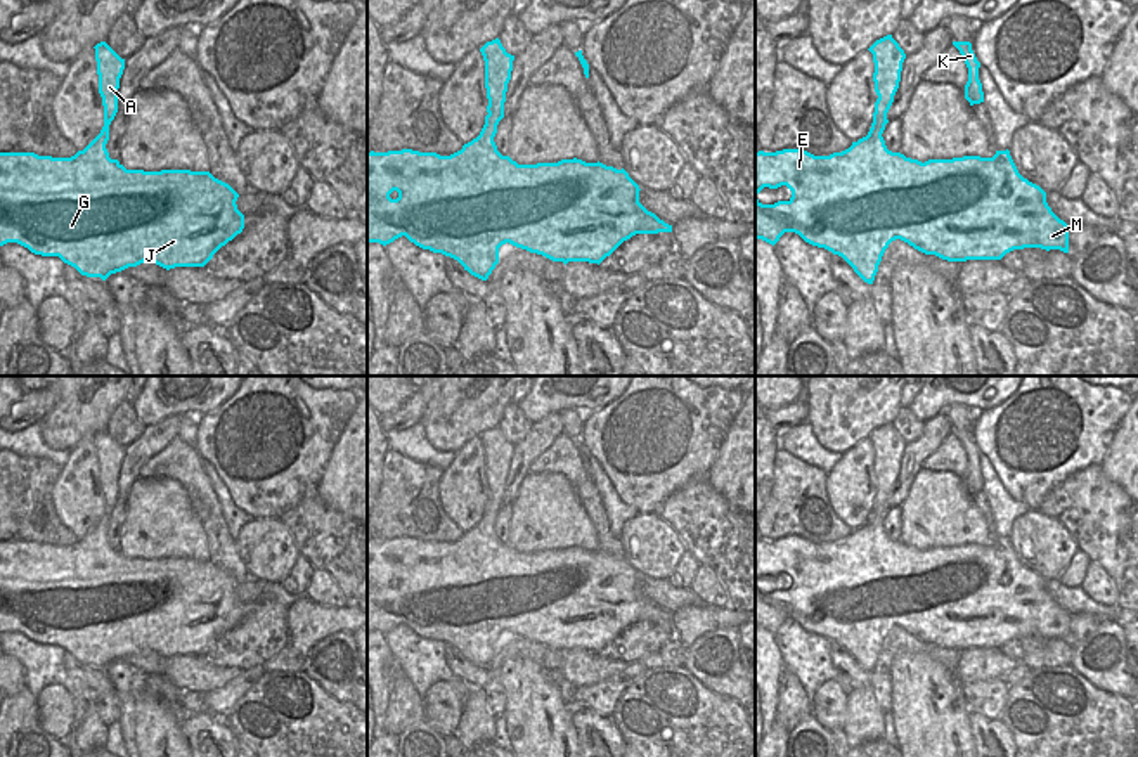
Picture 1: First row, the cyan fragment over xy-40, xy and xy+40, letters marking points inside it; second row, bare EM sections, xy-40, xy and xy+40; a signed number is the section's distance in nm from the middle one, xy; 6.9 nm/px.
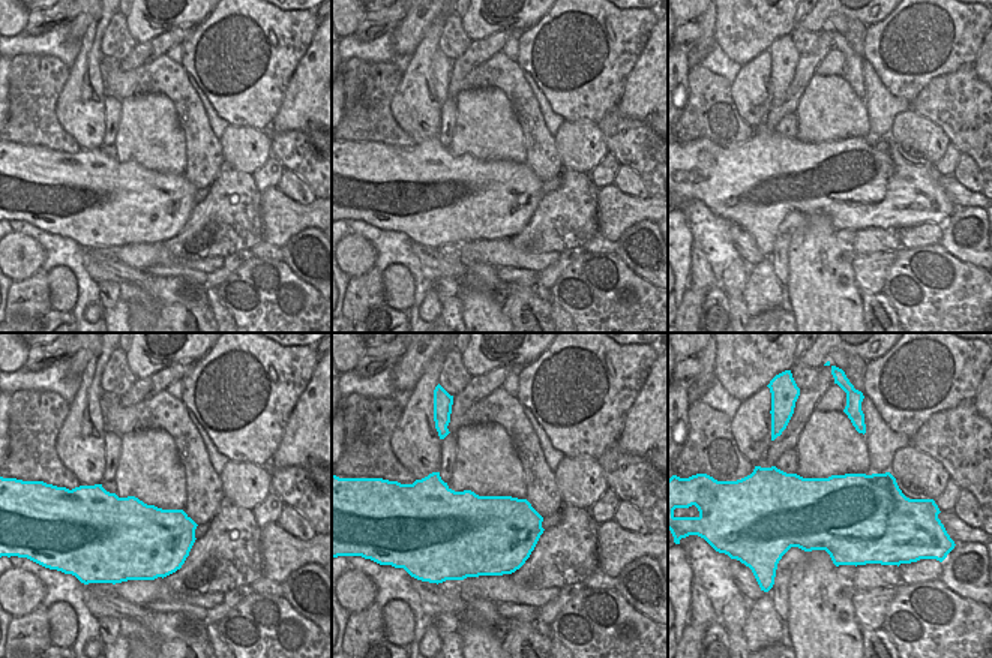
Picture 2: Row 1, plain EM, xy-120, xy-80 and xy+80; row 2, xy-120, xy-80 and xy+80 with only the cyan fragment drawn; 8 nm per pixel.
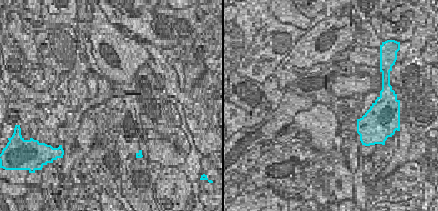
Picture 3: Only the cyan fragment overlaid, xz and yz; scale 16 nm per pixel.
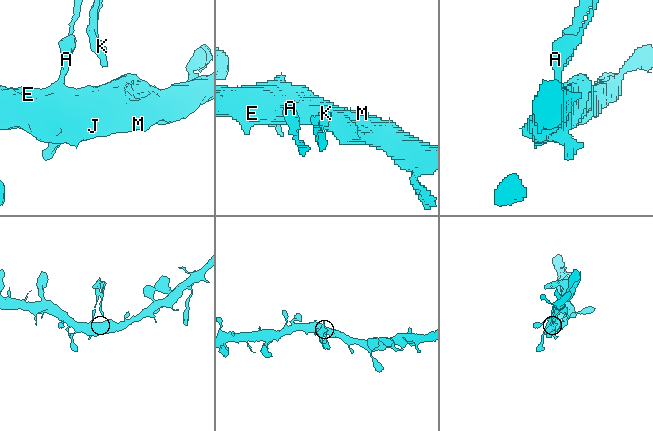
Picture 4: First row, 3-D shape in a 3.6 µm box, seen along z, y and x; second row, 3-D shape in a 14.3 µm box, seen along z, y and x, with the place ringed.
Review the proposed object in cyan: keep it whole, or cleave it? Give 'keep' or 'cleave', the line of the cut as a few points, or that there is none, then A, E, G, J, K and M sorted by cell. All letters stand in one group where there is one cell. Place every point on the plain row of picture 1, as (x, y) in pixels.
cleave; cut xy+40 (873, 503), (884, 513); groups A K / E G J M

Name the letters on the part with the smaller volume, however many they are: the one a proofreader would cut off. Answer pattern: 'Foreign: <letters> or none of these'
Foreign: A, K

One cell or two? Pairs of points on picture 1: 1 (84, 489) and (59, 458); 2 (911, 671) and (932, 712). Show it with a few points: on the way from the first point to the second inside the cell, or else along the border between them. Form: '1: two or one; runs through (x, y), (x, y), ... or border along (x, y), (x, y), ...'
1: two; border along (70, 452), (61, 468)
2: one; runs through (918, 681), (927, 702)

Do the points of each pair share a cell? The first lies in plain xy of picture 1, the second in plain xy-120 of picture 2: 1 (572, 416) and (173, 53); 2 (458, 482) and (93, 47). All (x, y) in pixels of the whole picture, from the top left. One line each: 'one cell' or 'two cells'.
1: one cell
2: one cell

